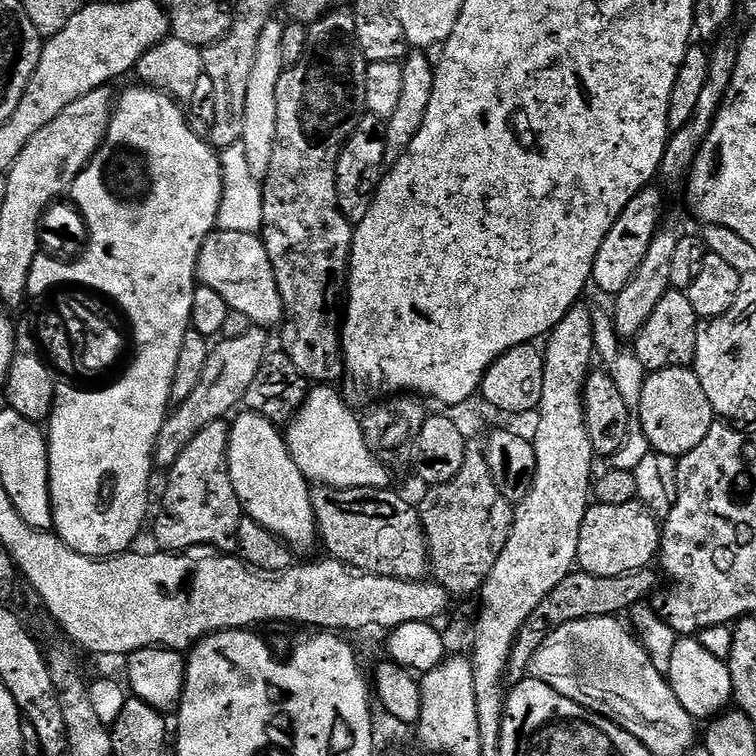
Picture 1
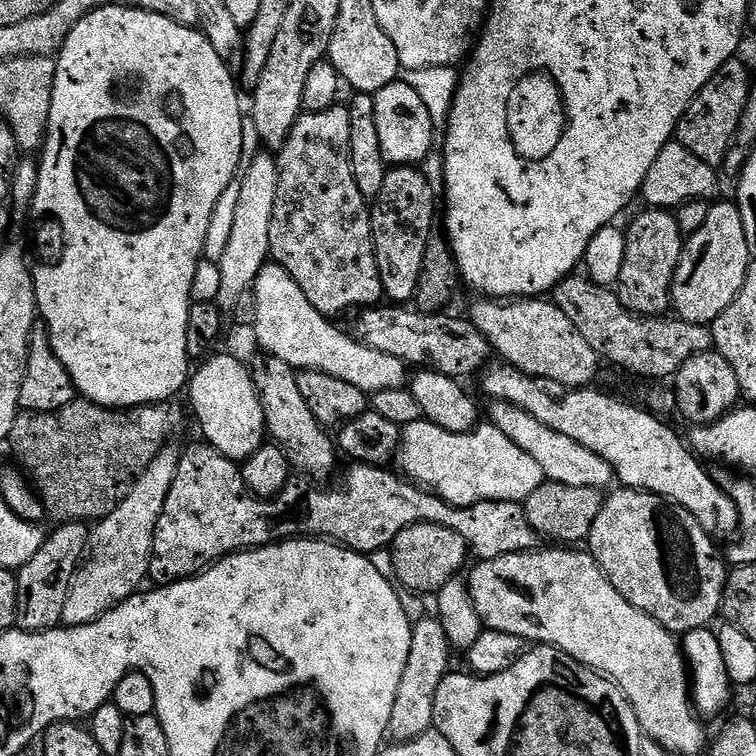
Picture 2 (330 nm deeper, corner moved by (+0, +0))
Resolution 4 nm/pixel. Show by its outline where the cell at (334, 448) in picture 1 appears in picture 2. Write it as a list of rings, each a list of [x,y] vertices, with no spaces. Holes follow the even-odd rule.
[[[423,418],[403,425],[399,464],[399,471],[413,484],[428,489],[456,508],[468,508],[483,500],[522,502],[546,482],[542,466],[522,446],[514,446],[491,422],[481,423],[472,432],[442,430],[442,426],[434,426]]]

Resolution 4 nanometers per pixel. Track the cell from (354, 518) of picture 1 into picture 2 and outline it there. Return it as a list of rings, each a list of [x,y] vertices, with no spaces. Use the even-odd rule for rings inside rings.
[[[259,355],[250,360],[250,371],[262,402],[267,435],[288,455],[288,461],[297,473],[312,478],[330,475],[336,468],[338,448],[333,437],[332,440],[328,437],[329,429],[320,424],[318,418],[314,418],[310,406],[306,406],[306,398],[302,398],[302,390],[298,390],[297,369],[282,362],[282,358]]]

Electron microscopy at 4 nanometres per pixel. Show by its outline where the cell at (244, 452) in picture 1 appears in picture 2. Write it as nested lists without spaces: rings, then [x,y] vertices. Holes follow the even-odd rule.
[[[215,356],[205,359],[201,363],[205,364],[191,373],[186,396],[192,399],[192,412],[204,431],[203,439],[226,458],[243,462],[266,443],[262,402],[245,361],[243,364],[232,356]]]

